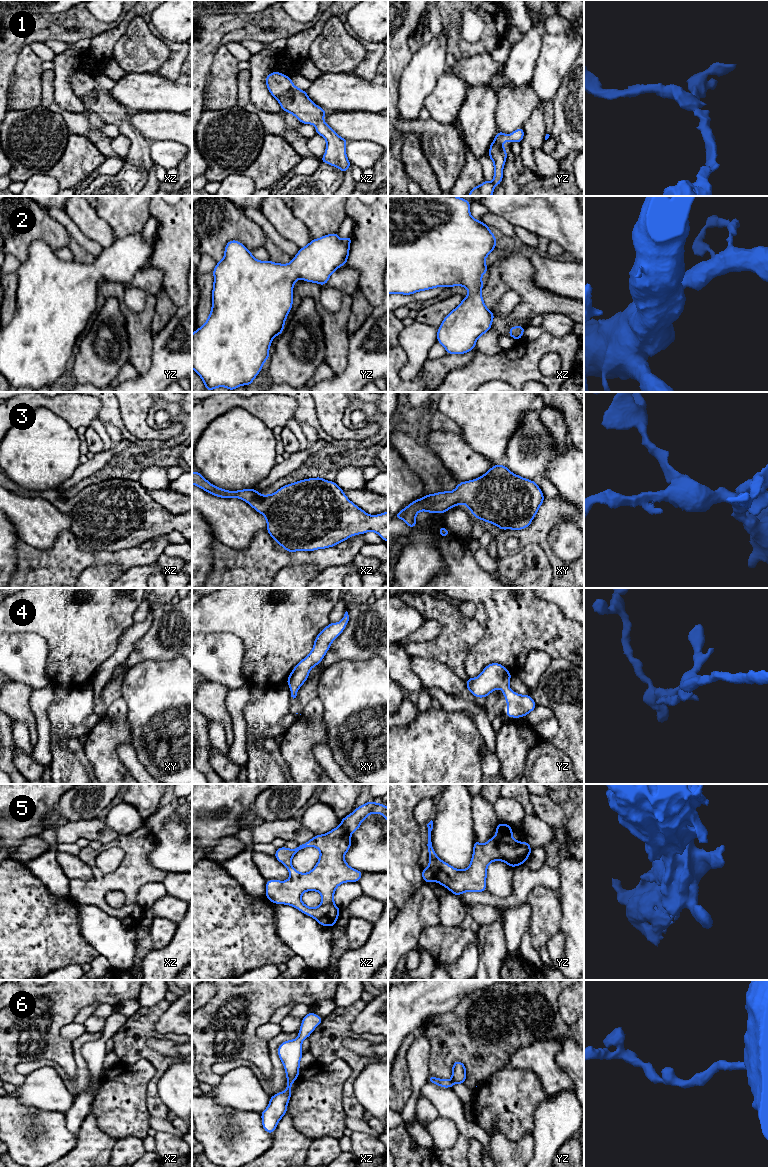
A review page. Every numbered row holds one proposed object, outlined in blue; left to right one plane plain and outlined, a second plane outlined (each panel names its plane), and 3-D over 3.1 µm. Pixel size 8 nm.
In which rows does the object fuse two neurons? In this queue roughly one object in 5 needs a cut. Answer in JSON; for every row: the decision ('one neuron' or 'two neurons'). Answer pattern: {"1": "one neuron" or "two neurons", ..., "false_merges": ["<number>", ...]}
{"1": "one neuron", "2": "one neuron", "3": "one neuron", "4": "one neuron", "5": "two neurons", "6": "one neuron", "false_merges": ["5"]}

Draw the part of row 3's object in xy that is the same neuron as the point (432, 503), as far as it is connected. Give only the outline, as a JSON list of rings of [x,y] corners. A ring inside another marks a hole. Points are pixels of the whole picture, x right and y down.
[[[494,464],[484,475],[474,480],[458,483],[451,492],[427,494],[423,498],[413,501],[399,511],[394,518],[404,520],[410,528],[414,528],[417,525],[416,515],[418,512],[445,513],[450,508],[463,503],[477,519],[492,523],[501,530],[522,530],[532,523],[543,502],[544,495],[535,481],[512,473],[504,465]]]

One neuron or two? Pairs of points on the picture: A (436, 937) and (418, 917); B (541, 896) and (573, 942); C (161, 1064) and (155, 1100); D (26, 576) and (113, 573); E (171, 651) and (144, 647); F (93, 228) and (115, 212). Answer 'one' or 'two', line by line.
A: two
B: two
C: one
D: two
E: one
F: two

